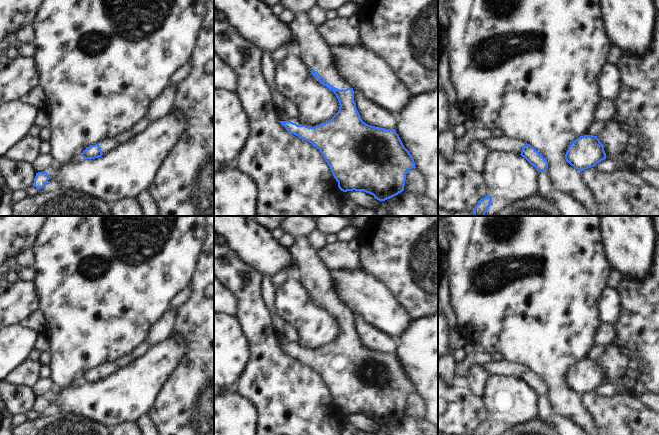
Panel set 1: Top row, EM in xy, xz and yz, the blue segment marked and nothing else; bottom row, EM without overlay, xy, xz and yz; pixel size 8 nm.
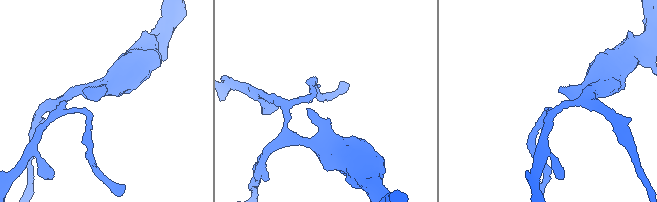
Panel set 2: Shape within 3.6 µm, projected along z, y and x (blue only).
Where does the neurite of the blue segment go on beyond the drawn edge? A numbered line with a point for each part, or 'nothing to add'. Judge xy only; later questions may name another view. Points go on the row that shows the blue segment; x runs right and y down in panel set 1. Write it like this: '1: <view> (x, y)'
1: xy (107, 145).

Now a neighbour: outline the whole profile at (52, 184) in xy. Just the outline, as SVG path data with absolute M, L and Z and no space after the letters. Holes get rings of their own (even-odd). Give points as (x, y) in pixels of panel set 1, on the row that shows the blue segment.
M50 178L48 180L48 182L45 184L45 186L41 189L37 189L34 186L30 186L26 191L26 195L27 196L35 196L40 192L51 192L53 190L56 190L57 188L59 188L59 183L57 180L55 180L54 178Z

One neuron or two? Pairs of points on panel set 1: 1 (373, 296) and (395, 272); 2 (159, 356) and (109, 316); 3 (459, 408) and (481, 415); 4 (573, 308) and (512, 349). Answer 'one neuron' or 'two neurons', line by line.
1: two neurons
2: two neurons
3: one neuron
4: one neuron

